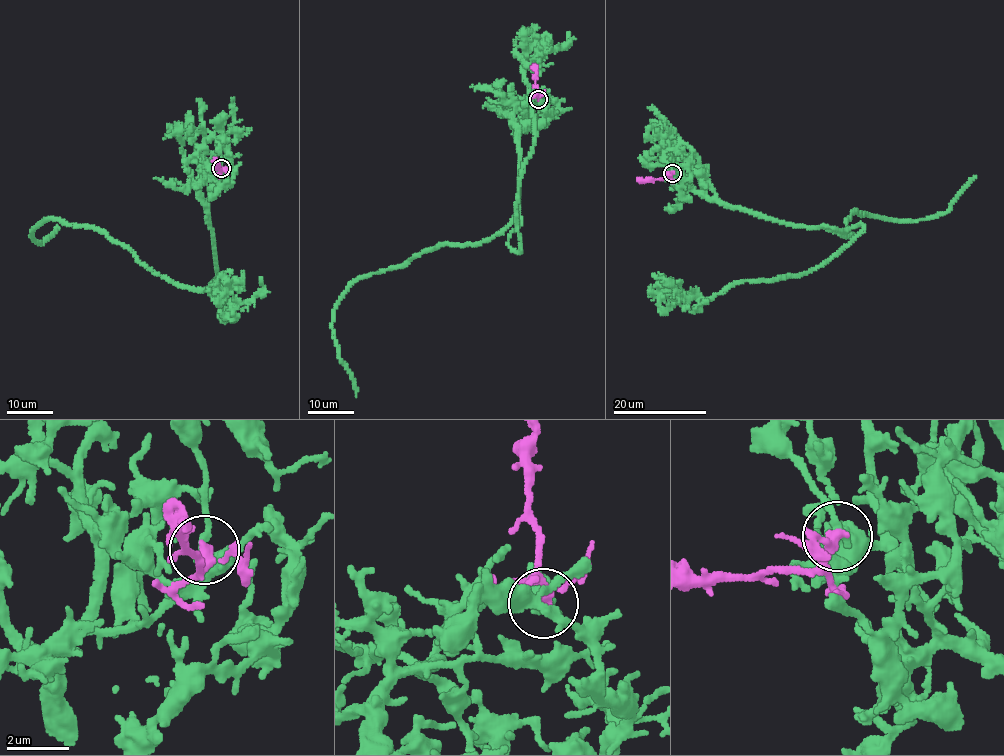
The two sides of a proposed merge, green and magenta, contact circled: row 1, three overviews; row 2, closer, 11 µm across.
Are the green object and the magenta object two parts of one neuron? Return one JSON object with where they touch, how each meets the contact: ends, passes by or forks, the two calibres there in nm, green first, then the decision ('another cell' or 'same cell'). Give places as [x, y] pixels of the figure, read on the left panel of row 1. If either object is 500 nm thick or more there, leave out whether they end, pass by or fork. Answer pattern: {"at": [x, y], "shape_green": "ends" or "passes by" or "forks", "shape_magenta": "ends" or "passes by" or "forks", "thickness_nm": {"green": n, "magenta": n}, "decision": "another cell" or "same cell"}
{"at": [221, 168], "shape_green": "passes by", "shape_magenta": "passes by", "thickness_nm": {"green": 150, "magenta": 240}, "decision": "another cell"}

